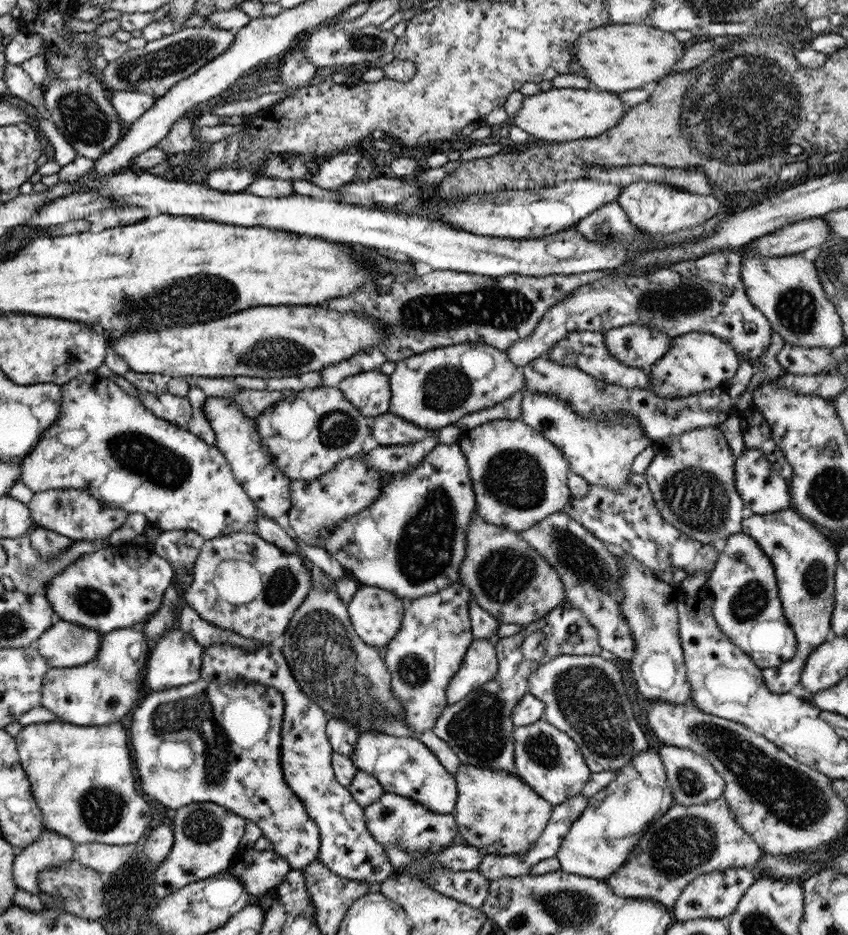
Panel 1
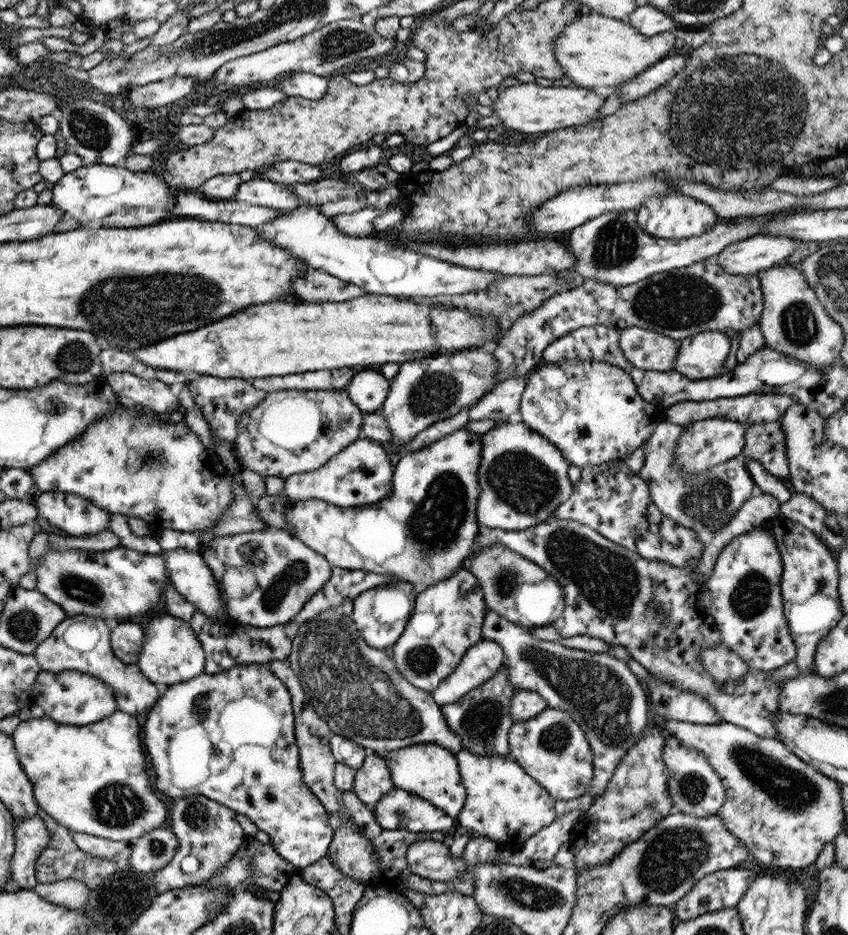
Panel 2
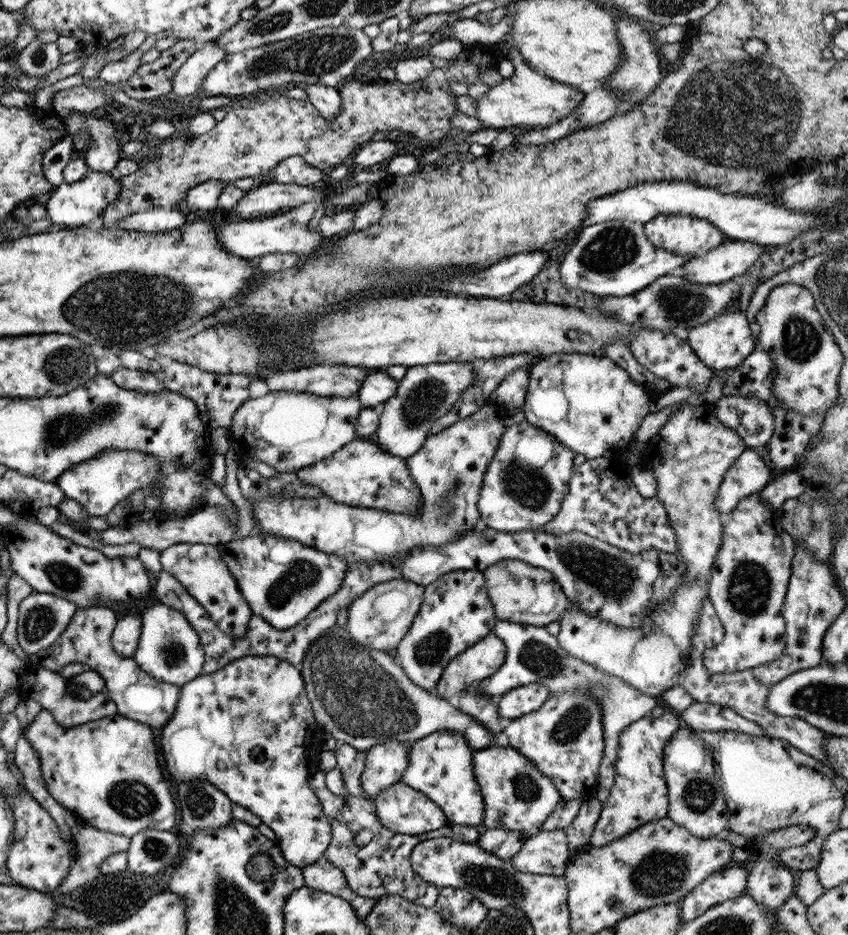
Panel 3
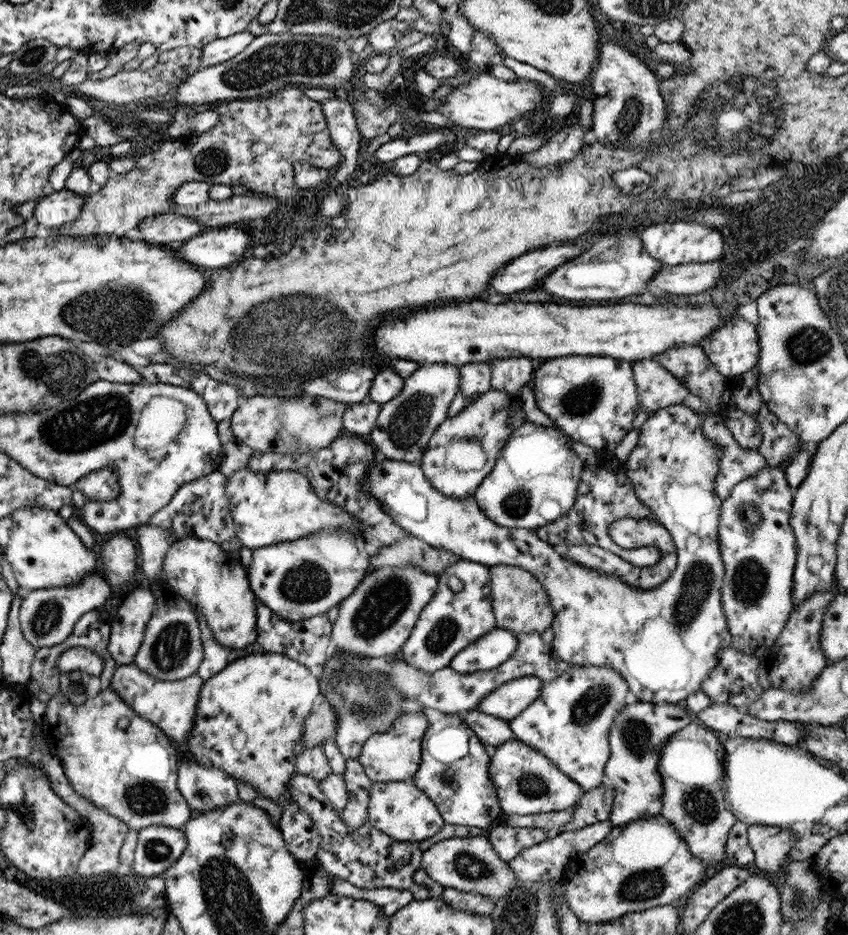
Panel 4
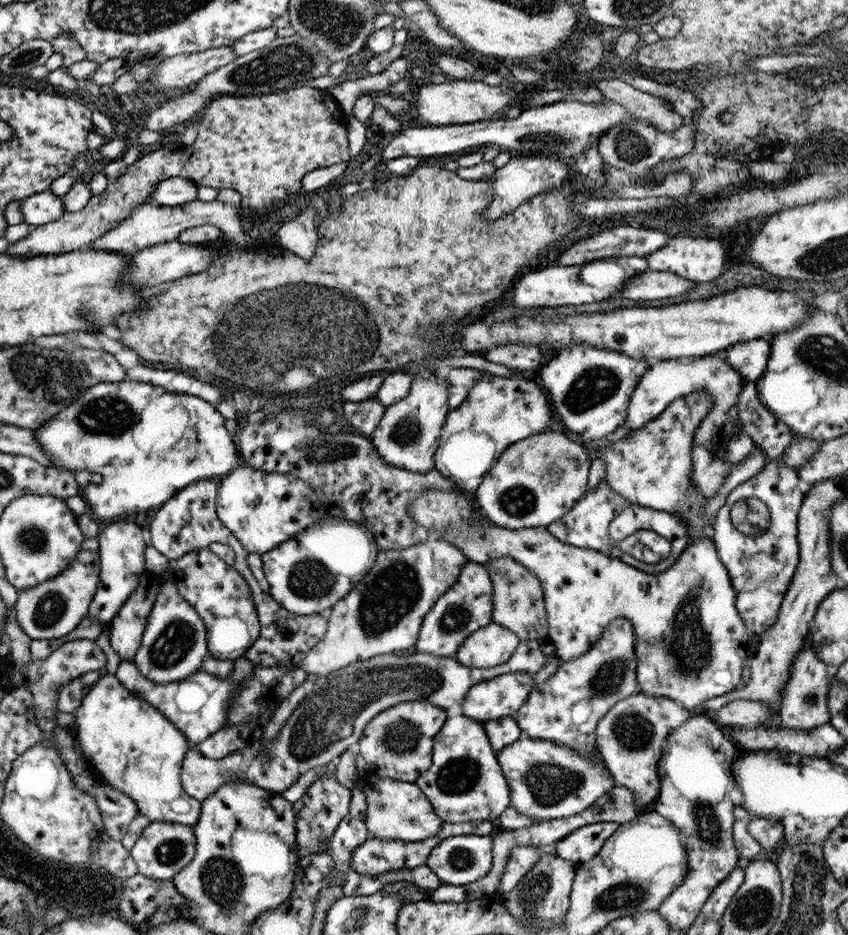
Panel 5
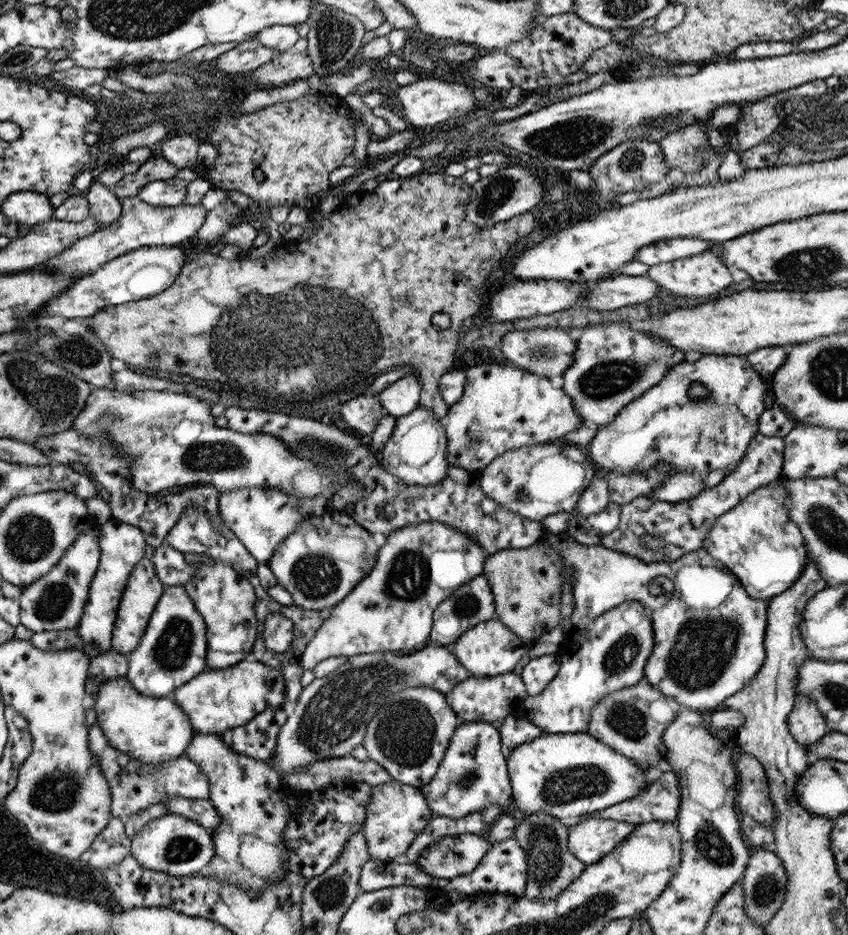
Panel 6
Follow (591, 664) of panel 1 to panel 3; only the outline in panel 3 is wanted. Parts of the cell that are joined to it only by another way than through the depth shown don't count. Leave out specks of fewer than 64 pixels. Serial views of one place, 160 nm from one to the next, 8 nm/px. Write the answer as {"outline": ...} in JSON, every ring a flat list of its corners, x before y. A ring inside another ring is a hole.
{"outline":[[496,619,492,628,492,633,505,645,505,658,501,663,501,666,497,668,491,676,485,677,479,682,470,684,470,689,474,690,474,693,481,693,488,697,498,698,502,694,505,694,508,690,511,690,517,686,523,686,531,684,532,682,538,682,542,684,547,690,548,694,563,694,568,690,586,690,590,693,590,697,594,698,596,702,599,702,601,707,600,723,604,734,602,757,599,768,597,768,597,774,595,776,595,798,603,802,609,795,610,788,614,779,614,760,616,757,617,741,619,733,632,722,643,718,647,715,657,704,655,697,643,694,638,690,635,690,633,686,623,682,619,677,612,674,605,673,602,670,596,669,594,666,588,665,586,662,579,660,578,658,569,656,556,641,556,638,549,635,545,631,544,627,536,627,531,625,517,624,514,622,507,622]]}

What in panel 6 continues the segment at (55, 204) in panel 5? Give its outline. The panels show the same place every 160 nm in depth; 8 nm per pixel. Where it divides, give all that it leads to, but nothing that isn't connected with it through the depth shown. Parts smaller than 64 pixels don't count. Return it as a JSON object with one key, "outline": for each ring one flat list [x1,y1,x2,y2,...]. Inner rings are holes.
{"outline":[[16,192,5,198,1,212,14,225,21,223,27,226,38,225,54,218,54,208,47,195,36,192]]}

